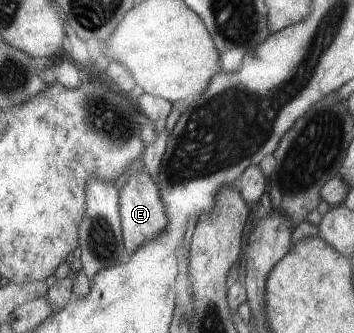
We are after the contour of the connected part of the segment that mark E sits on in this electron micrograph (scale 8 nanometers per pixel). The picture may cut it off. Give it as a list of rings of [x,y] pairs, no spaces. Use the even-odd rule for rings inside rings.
[[[146,169],[131,175],[119,189],[117,198],[124,253],[129,255],[145,240],[152,239],[159,233],[166,223],[166,218],[158,197],[158,188]]]

